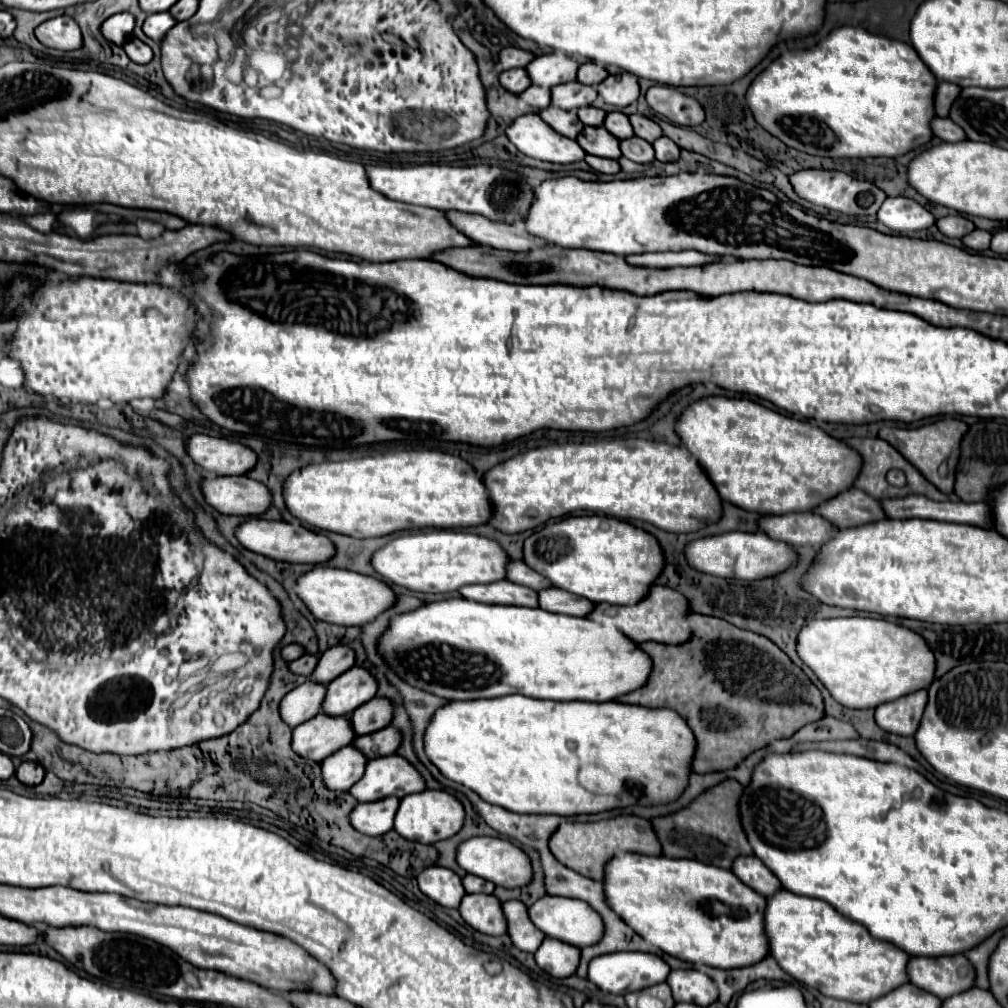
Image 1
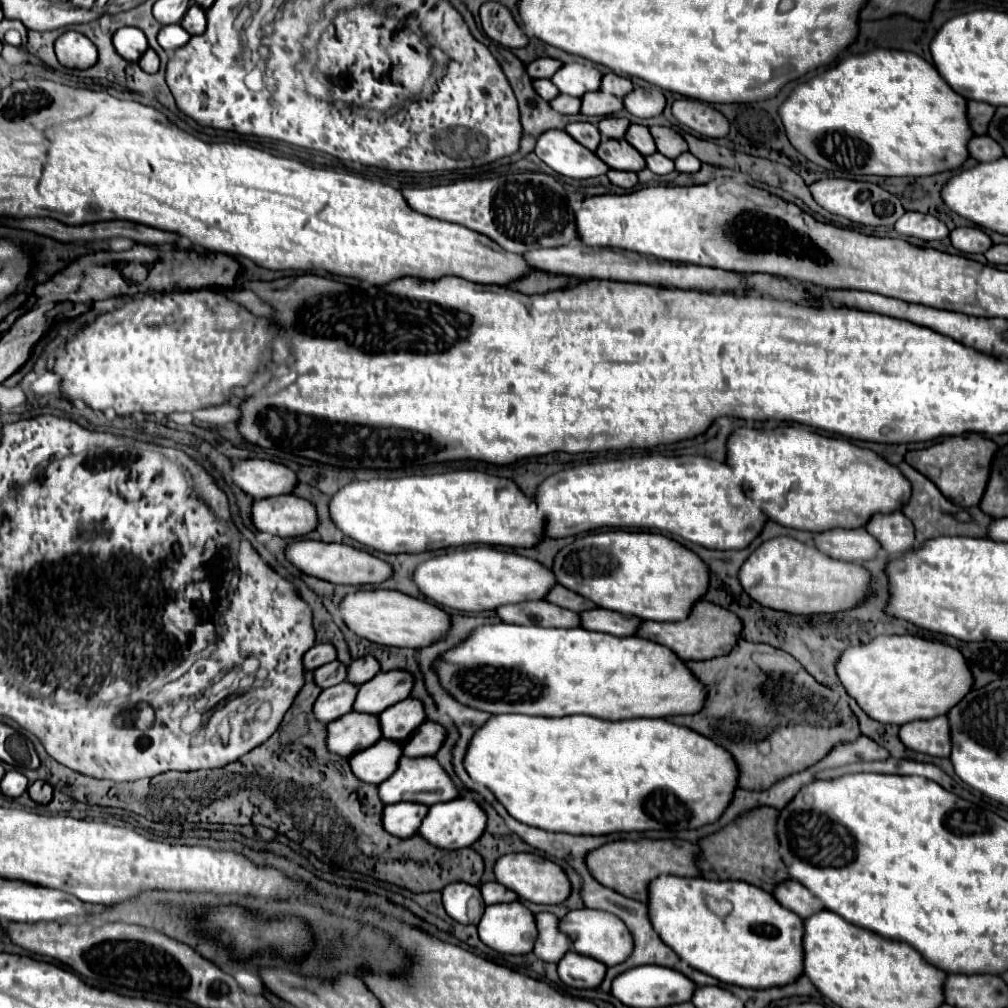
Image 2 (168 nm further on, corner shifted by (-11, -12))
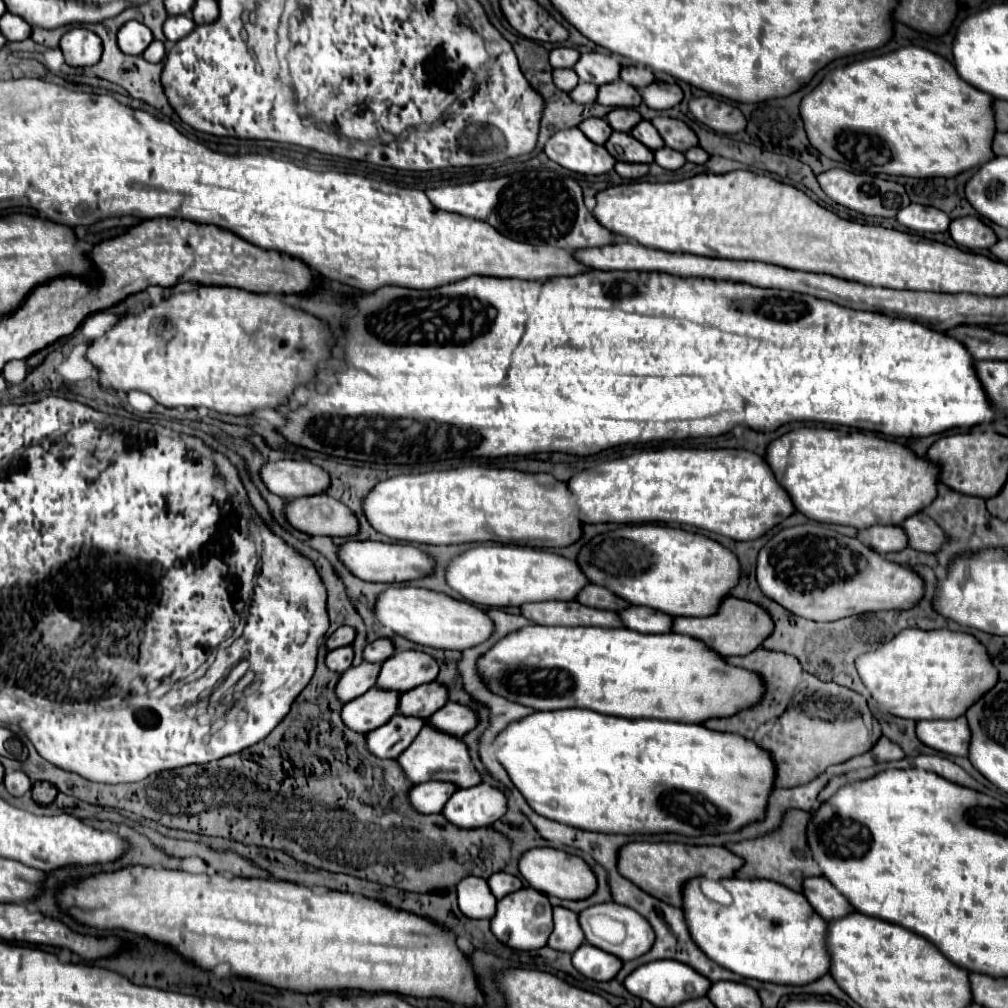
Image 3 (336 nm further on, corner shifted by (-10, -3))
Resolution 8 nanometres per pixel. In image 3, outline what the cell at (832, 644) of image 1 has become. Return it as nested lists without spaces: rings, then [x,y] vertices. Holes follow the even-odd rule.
[[[906,628],[892,640],[880,644],[876,650],[860,654],[856,658],[856,670],[870,696],[884,712],[910,720],[958,718],[964,714],[964,710],[968,710],[968,706],[972,706],[976,698],[980,698],[980,694],[984,694],[984,690],[988,690],[988,686],[994,686],[998,680],[998,672],[992,666],[986,648],[972,634],[950,630],[924,632],[918,628]]]

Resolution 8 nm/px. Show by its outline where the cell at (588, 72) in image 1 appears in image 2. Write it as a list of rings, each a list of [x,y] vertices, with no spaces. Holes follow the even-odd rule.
[[[607,73],[601,81],[601,91],[605,93],[613,93],[617,97],[625,97],[629,91],[633,91],[633,83],[627,77],[615,75],[615,73]]]

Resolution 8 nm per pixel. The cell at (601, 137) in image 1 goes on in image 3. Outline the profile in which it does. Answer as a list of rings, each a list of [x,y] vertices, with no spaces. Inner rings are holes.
[[[614,132],[606,140],[604,148],[608,148],[608,152],[616,160],[622,160],[622,162],[644,162],[644,164],[654,162],[652,150],[648,150],[644,144],[636,142],[636,138],[632,138],[626,132]]]

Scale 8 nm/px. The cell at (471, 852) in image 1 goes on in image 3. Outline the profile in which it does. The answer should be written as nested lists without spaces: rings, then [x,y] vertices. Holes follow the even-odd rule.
[[[556,848],[526,850],[518,860],[518,870],[526,878],[530,888],[534,888],[546,896],[556,896],[562,900],[582,900],[596,890],[596,876],[586,866],[586,862],[578,856],[566,854]]]

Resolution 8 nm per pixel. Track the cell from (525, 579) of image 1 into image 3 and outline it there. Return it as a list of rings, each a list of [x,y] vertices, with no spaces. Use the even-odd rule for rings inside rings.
[[[584,586],[576,600],[584,606],[592,606],[592,608],[600,608],[600,610],[622,610],[628,606],[628,602],[624,602],[622,598],[618,598],[618,604],[616,604],[616,596],[610,592],[610,590],[604,590],[602,586]]]

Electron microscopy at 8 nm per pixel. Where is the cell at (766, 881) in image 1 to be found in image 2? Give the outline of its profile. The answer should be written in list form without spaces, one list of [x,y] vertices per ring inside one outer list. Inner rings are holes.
[[[785,881],[785,883],[777,885],[773,895],[783,907],[795,911],[803,919],[825,909],[825,905],[819,899],[815,899],[815,909],[813,909],[813,893],[809,893],[809,889],[801,887],[801,883],[797,883],[797,881]]]

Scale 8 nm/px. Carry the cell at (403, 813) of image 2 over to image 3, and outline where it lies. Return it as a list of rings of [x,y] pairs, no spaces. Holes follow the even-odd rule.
[[[426,782],[424,786],[414,786],[410,790],[408,804],[420,814],[436,814],[454,790],[454,786],[444,786],[444,782]]]

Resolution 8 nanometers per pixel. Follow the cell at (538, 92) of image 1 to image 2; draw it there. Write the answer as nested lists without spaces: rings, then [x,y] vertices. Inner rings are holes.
[[[559,95],[557,99],[551,101],[551,107],[559,113],[571,115],[571,113],[579,113],[581,109],[581,99],[579,97],[571,97],[571,95]]]

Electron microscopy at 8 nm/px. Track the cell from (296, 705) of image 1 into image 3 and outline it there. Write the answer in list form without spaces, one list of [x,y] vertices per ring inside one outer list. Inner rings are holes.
[[[366,662],[346,670],[336,684],[336,698],[342,704],[346,704],[362,696],[364,692],[368,692],[374,686],[378,672],[380,672],[380,664],[366,664]]]

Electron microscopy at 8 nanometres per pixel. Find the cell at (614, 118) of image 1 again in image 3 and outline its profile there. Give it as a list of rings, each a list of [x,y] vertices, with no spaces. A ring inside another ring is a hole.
[[[642,120],[640,124],[636,124],[630,132],[636,140],[640,140],[644,146],[648,146],[650,150],[658,150],[660,146],[664,146],[662,138],[658,136],[658,130],[648,122],[648,120]]]

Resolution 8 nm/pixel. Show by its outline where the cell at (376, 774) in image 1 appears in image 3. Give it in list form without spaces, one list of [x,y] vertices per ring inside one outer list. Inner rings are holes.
[[[420,730],[414,742],[398,756],[398,764],[410,784],[422,782],[450,782],[456,788],[470,788],[480,782],[480,774],[474,770],[466,746],[458,738],[448,738],[448,734],[436,734],[436,730]]]

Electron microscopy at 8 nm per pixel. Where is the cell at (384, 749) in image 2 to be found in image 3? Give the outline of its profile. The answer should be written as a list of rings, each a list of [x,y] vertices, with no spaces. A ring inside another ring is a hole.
[[[396,714],[390,722],[366,736],[366,748],[380,760],[396,760],[398,754],[402,754],[404,748],[412,744],[422,724],[424,720],[420,718],[400,718],[400,714]]]

